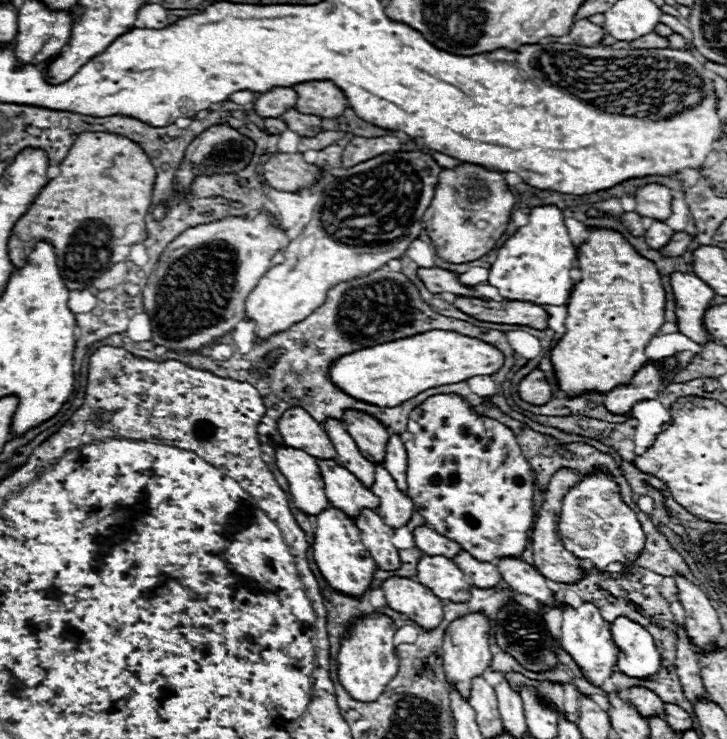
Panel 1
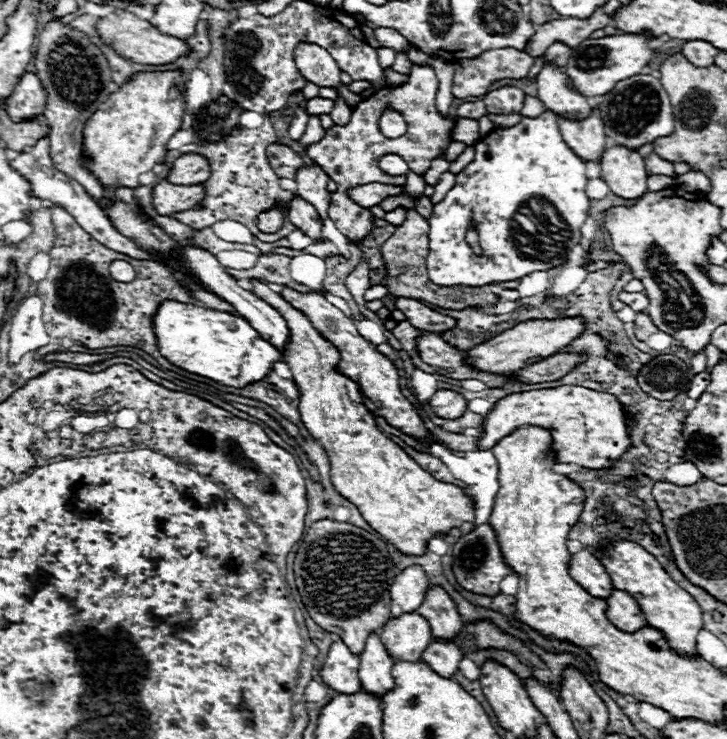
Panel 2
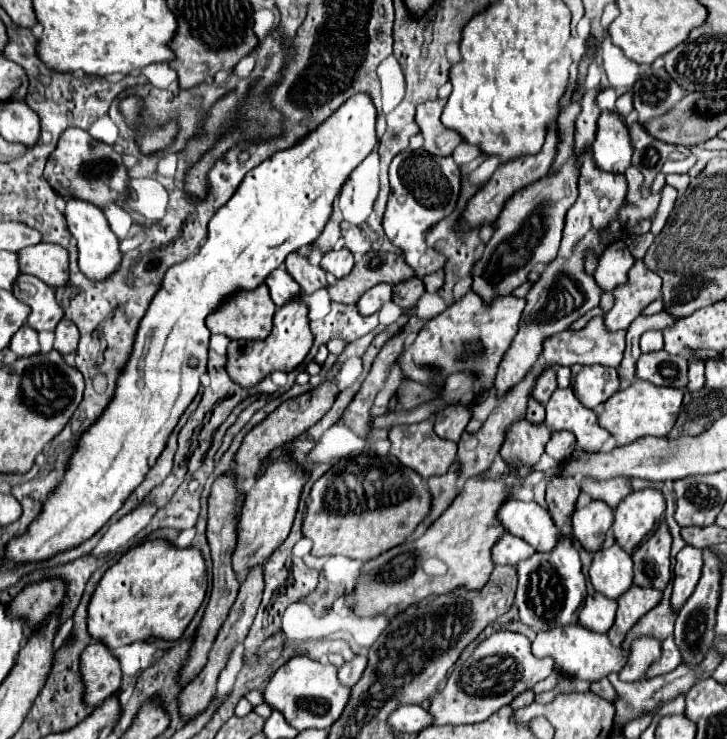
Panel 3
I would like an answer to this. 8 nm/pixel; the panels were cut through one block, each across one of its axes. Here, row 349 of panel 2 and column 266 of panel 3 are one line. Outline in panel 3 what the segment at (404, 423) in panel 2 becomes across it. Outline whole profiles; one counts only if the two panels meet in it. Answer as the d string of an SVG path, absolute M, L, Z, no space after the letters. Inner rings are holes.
M300 294L298 298L290 298L284 306L280 306L276 310L274 328L268 338L252 340L252 342L230 340L226 370L228 370L230 378L234 378L234 382L238 382L240 386L254 386L274 370L288 372L288 370L300 366L302 360L308 356L312 342L314 342L314 336L310 332L308 306L304 302L304 296Z

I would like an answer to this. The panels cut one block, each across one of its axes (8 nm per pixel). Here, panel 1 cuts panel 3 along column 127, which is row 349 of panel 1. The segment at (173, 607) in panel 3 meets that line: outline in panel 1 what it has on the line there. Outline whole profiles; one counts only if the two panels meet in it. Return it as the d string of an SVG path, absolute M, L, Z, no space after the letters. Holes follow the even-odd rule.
M586 226L588 242L578 248L578 270L580 280L574 286L574 292L568 300L568 316L564 320L566 334L562 340L552 348L552 364L556 370L560 390L568 392L570 396L580 394L586 390L608 392L614 386L626 384L636 370L646 364L646 344L654 338L664 324L664 306L666 306L666 292L660 282L660 272L654 262L640 256L628 240L608 228L594 228Z

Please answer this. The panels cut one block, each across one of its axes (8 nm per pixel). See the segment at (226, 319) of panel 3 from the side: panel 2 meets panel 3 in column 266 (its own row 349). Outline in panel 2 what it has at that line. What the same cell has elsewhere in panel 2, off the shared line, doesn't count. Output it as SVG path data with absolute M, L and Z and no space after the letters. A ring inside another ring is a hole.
M252 280L252 282L254 282L254 294L258 294L258 298L264 298L266 302L270 302L270 306L274 306L290 322L290 334L294 334L294 338L290 338L290 342L294 342L294 346L290 346L290 354L286 354L284 360L292 370L292 378L294 378L296 386L302 390L302 394L300 394L302 422L304 422L306 430L310 432L310 436L316 438L328 454L330 480L332 480L334 490L342 498L352 502L360 510L364 520L378 534L382 534L382 538L386 538L402 554L410 554L410 556L426 554L428 540L432 536L448 534L452 528L460 528L464 522L474 524L474 498L470 494L466 494L464 488L440 482L434 476L430 476L428 472L424 472L416 464L414 458L410 458L396 442L392 442L388 436L384 436L376 428L372 412L364 406L358 386L350 378L346 378L334 370L340 360L338 350L326 338L322 338L322 334L310 324L310 320L300 310L290 306L290 302L286 302L280 294L270 290L260 280Z

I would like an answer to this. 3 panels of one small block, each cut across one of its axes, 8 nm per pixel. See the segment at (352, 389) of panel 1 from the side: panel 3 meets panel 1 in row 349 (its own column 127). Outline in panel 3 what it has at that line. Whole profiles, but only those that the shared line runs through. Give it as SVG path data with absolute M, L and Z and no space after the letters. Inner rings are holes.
M364 92L354 94L316 130L308 132L294 146L276 152L246 174L234 196L210 220L204 246L194 256L172 266L166 272L162 288L154 296L146 316L140 322L130 362L126 364L122 378L118 378L118 390L106 408L106 414L102 414L102 418L98 418L94 426L82 434L80 446L72 454L64 482L58 486L58 490L54 490L54 494L48 496L44 510L30 524L30 530L8 544L6 556L12 564L44 560L56 552L82 544L94 532L98 532L124 504L132 490L140 486L142 478L164 450L166 438L170 436L178 418L200 388L200 376L206 372L210 340L210 330L204 328L206 316L216 310L228 294L260 286L266 280L266 274L270 274L270 270L276 270L290 252L300 250L322 234L326 222L330 220L334 198L340 194L350 174L378 146L374 124L376 106L372 98Z

